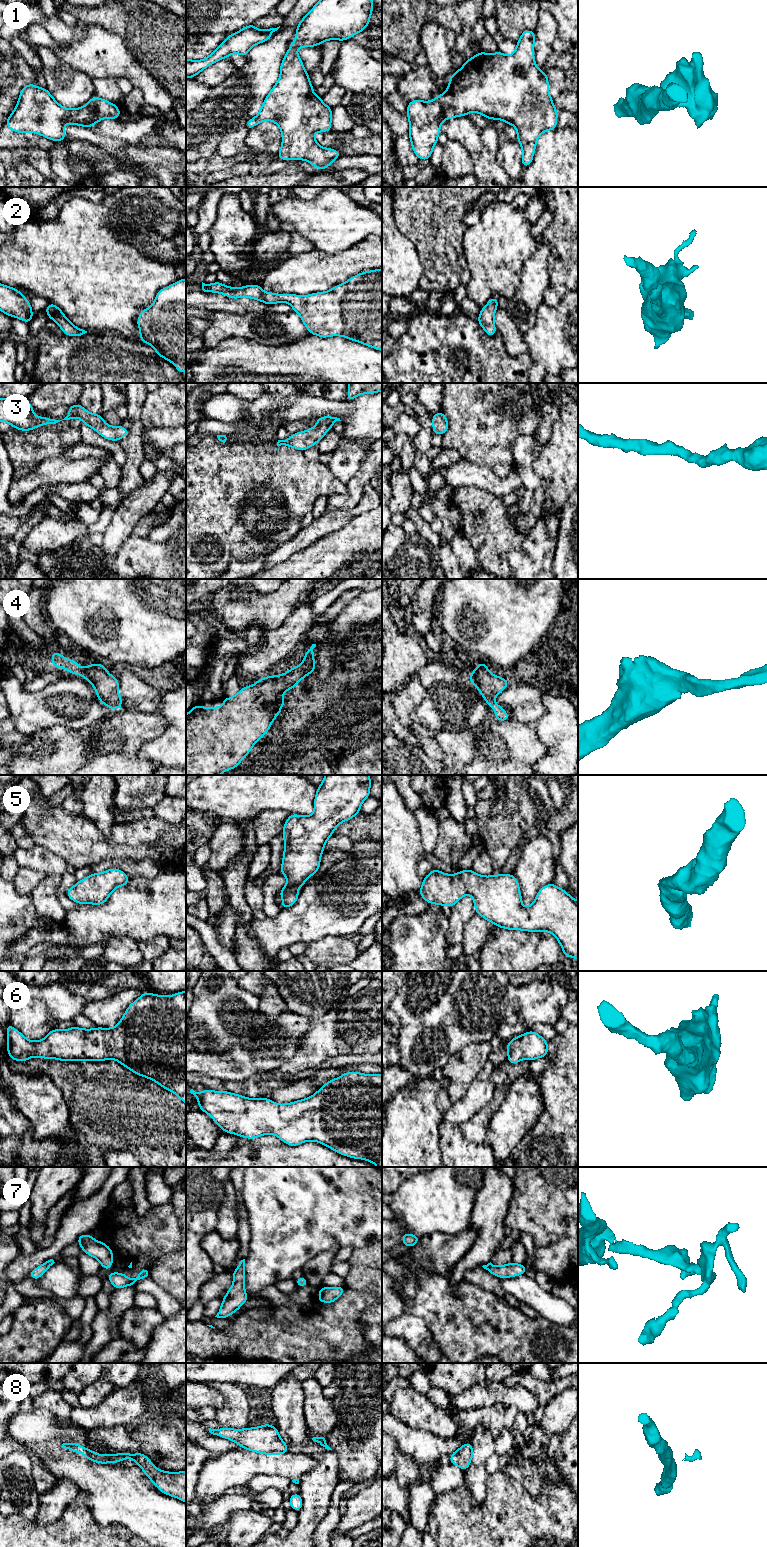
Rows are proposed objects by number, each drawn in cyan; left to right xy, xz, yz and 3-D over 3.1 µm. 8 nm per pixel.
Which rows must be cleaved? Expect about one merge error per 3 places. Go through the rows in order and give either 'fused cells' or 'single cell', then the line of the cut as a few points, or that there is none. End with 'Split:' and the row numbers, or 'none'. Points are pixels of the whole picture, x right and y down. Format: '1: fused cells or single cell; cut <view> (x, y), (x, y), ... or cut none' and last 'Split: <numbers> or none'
1: single cell; cut none
2: single cell; cut none
3: single cell; cut none
4: single cell; cut none
5: single cell; cut none
6: single cell; cut none
7: single cell; cut none
8: fused cells; cut xy (110, 1454), (109, 1460), (101, 1463)
Split: 8

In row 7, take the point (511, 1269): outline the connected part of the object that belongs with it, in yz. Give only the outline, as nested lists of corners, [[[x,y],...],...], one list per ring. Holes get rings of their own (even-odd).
[[[490,1262],[482,1267],[499,1278],[516,1277],[518,1275],[526,1274],[528,1270],[524,1264],[516,1264],[513,1262],[503,1266],[495,1266]]]

